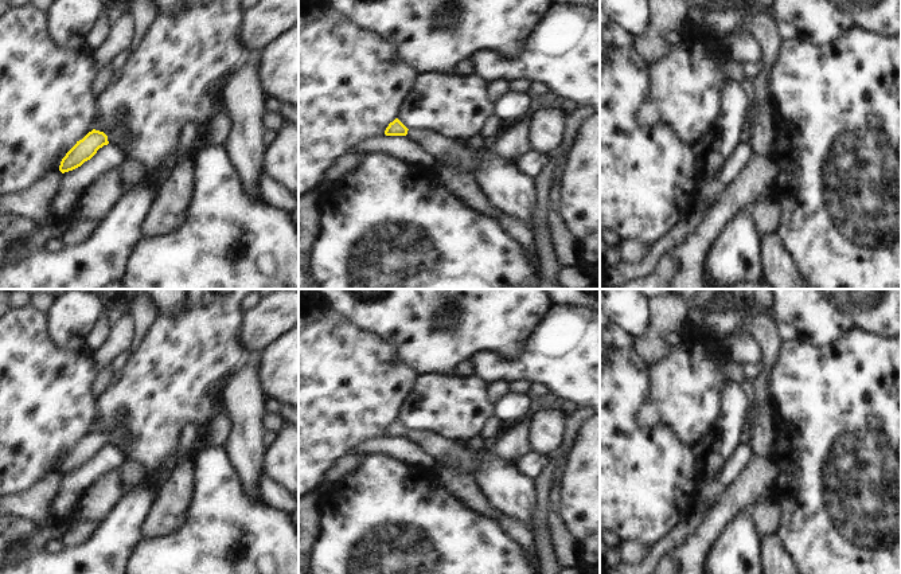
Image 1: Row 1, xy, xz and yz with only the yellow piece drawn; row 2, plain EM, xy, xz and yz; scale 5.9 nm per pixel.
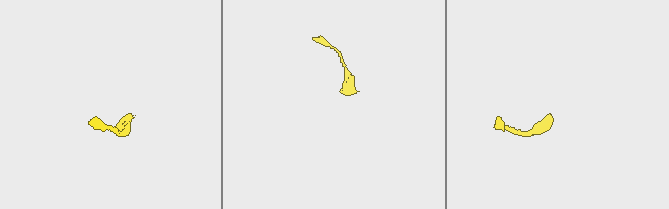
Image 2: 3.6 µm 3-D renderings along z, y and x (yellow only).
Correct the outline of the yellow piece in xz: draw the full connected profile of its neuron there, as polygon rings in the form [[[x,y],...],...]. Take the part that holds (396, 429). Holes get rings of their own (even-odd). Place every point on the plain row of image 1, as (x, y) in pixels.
[[[526,413],[502,437],[494,440],[481,450],[471,450],[463,442],[446,440],[432,432],[407,430],[398,419],[389,425],[386,437],[407,437],[417,444],[434,462],[452,466],[475,476],[477,465],[487,457],[494,456],[504,461],[515,461],[531,450],[528,441],[528,425],[531,415]]]

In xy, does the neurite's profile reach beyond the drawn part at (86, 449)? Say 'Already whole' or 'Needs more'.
Needs more.

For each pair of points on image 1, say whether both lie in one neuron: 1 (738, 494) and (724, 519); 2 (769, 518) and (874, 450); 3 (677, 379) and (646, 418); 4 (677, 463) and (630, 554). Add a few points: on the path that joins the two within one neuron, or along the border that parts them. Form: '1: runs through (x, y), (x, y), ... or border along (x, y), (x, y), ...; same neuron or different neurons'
1: runs through (734, 500), (724, 512); same neuron
2: border along (771, 495), (780, 512), (780, 526), (776, 532); different neurons
3: runs through (675, 389), (655, 409); same neuron
4: border along (623, 541), (635, 541), (647, 549); different neurons

